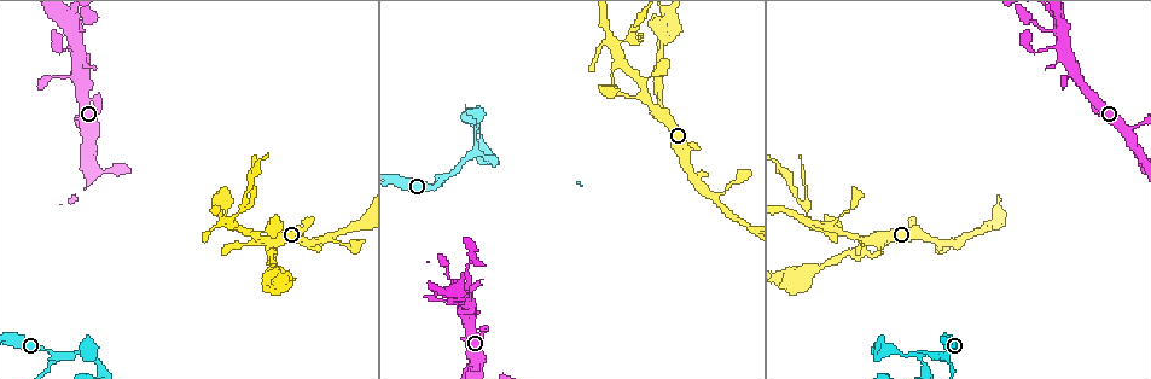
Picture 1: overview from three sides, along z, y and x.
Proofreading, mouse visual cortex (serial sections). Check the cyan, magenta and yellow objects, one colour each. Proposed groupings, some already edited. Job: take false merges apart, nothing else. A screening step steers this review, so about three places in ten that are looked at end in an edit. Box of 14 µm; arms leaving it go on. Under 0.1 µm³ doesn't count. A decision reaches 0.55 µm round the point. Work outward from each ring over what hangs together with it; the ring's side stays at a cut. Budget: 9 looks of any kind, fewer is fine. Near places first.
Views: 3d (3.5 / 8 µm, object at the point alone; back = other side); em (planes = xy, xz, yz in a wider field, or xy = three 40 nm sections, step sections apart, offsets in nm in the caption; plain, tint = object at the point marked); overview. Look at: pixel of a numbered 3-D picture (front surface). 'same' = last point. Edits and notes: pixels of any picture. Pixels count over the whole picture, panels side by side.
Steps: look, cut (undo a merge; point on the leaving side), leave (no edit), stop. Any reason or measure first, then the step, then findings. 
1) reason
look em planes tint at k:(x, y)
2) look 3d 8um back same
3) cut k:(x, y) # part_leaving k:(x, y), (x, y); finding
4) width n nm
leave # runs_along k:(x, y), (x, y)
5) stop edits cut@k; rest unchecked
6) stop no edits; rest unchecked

narrows sharply
look 3d 8um at 1:(894, 354)

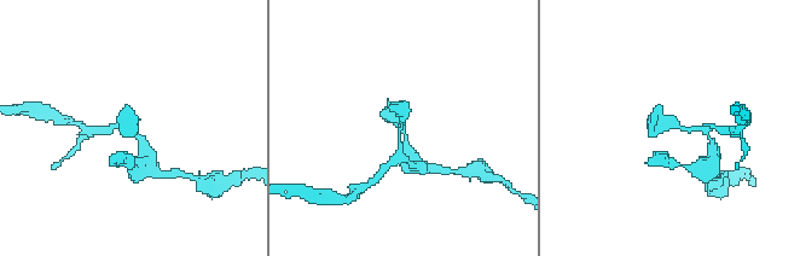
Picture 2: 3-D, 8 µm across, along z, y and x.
now the EM
look em xy step 5 tint at 2:(675, 126)

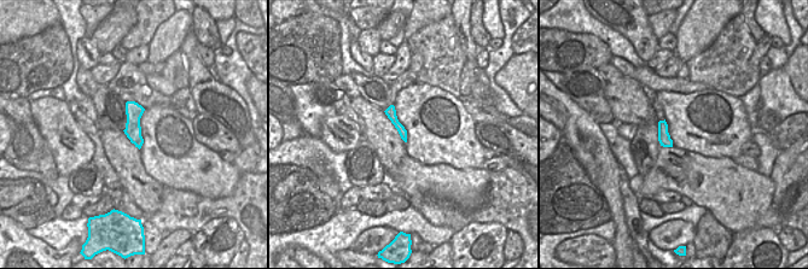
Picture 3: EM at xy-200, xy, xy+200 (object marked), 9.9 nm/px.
leave # runs_along 2:(396, 160), (405, 110), (395, 106); one cell here

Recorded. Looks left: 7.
three-way junction
look 3d 3.5um at 1:(882, 248)

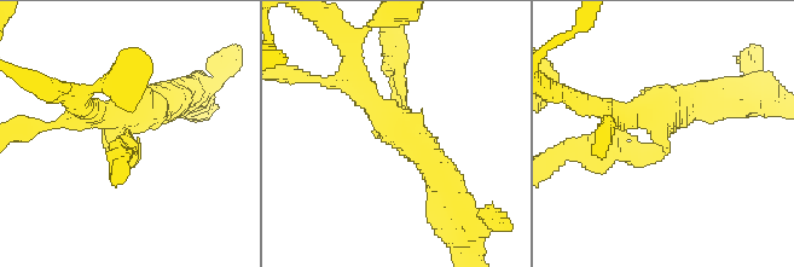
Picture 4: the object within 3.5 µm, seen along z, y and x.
arms 3; arm_widths 200, 250, 400 nm
look em xy step 3 tint at 4:(137, 140)

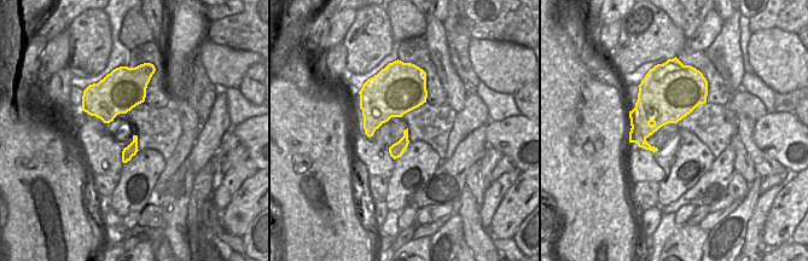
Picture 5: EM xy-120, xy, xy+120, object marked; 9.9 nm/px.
cut 4:(621, 135) # two cells meet here

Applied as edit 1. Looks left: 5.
see it whole again
look overview

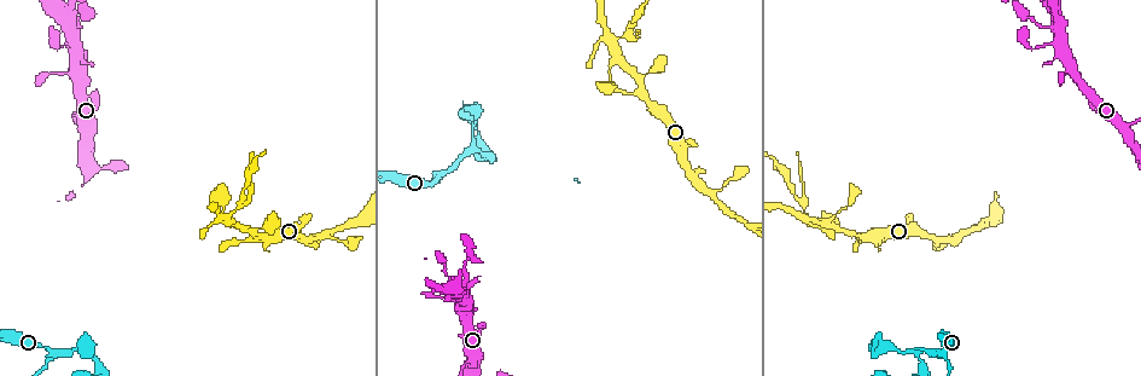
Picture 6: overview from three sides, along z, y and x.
abrupt turn
look 3d 8um back at 6:(806, 217)

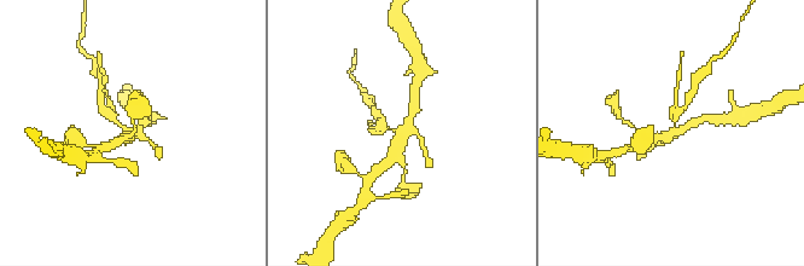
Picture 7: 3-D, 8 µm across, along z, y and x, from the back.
zoom in
look 3d 3.5um at 7:(394, 131)

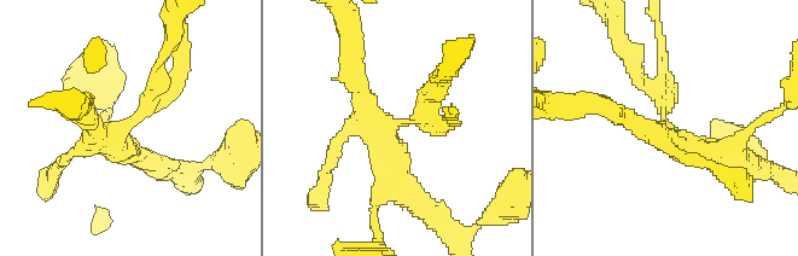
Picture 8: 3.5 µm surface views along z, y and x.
look em xy step 2 tint at 8:(389, 127)

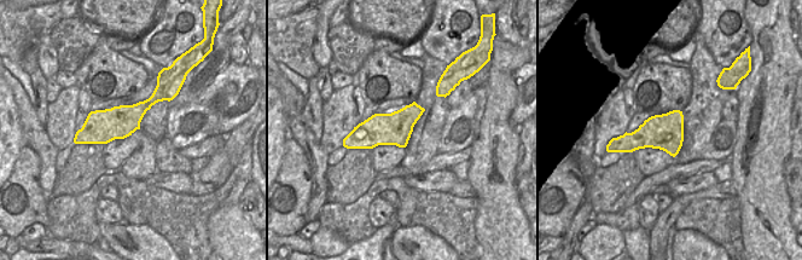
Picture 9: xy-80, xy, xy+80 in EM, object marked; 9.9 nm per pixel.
cut 8:(434, 111) # part_leaving 8:(413, 120), (446, 70); two cells meet here

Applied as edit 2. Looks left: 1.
stop edits cut@4, cut@8; rest unchecked

